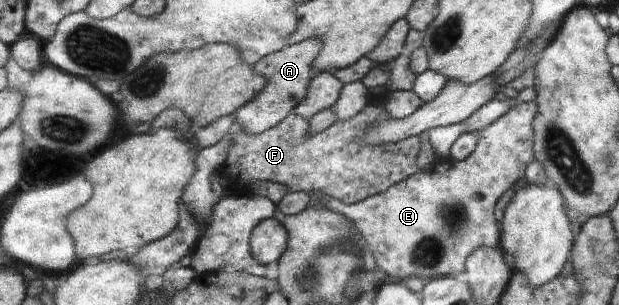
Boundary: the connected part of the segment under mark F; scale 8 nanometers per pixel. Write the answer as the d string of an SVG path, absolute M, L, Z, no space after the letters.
M384 98L369 100L363 112L351 119L337 121L321 133L312 133L308 121L293 112L268 132L253 135L232 130L233 145L229 155L217 169L229 179L229 194L248 194L253 181L272 181L285 185L288 192L321 191L342 203L352 205L370 196L388 192L393 185L408 180L419 172L417 157L421 151L420 135L407 137L399 143L361 143L361 135L375 125L377 119L389 117L384 109Z

